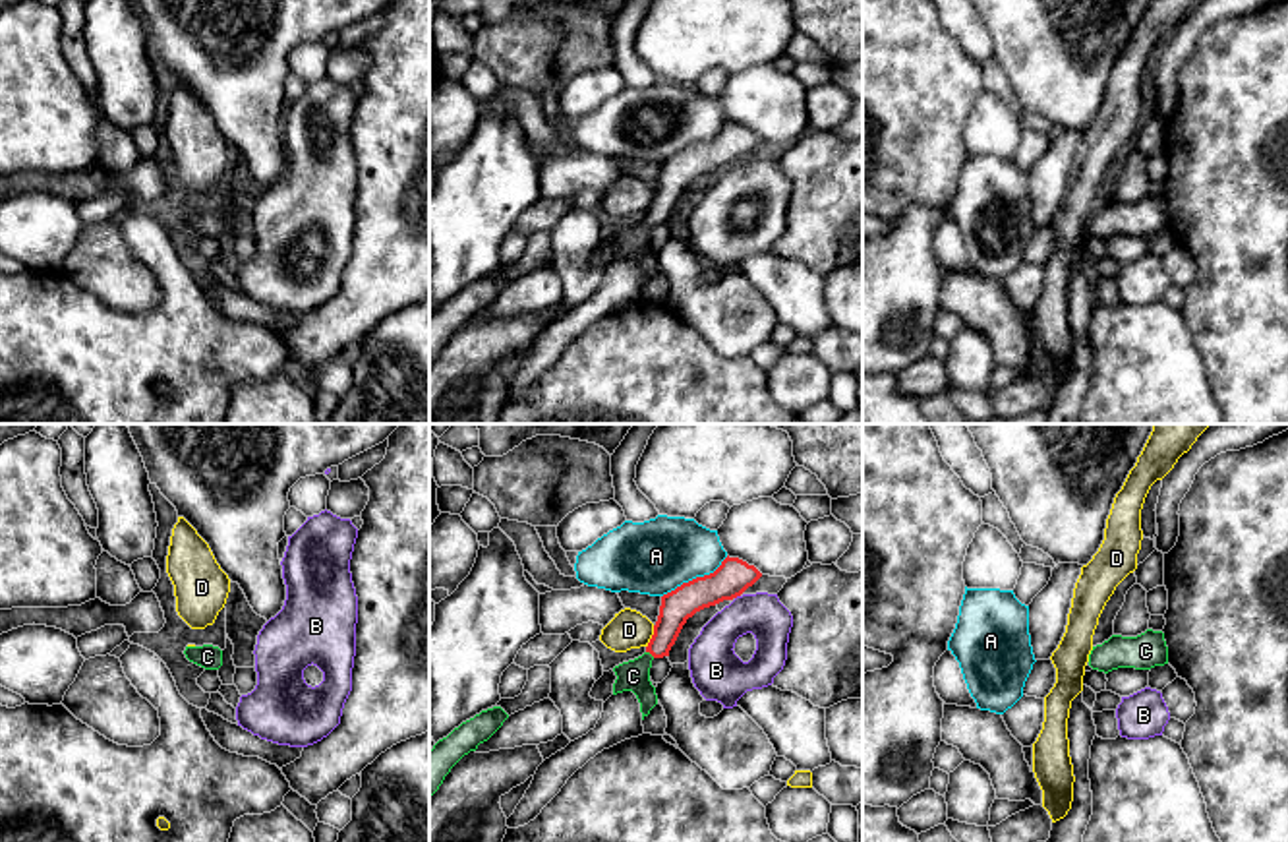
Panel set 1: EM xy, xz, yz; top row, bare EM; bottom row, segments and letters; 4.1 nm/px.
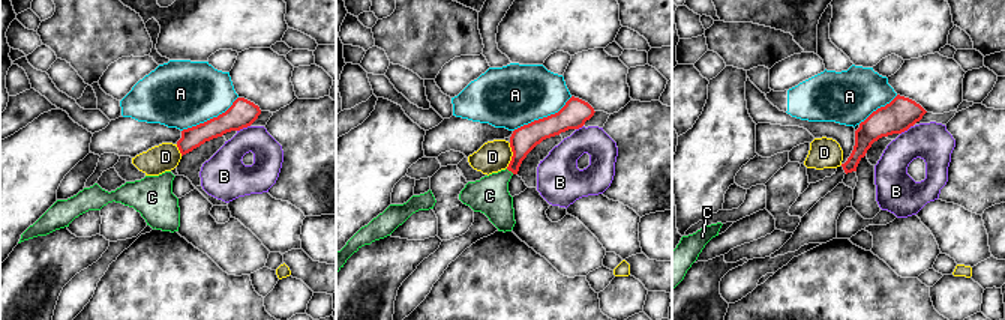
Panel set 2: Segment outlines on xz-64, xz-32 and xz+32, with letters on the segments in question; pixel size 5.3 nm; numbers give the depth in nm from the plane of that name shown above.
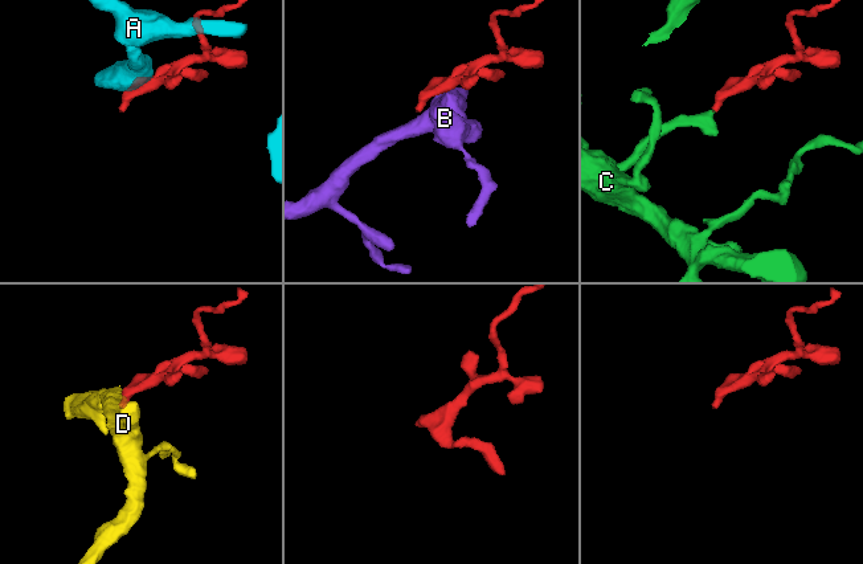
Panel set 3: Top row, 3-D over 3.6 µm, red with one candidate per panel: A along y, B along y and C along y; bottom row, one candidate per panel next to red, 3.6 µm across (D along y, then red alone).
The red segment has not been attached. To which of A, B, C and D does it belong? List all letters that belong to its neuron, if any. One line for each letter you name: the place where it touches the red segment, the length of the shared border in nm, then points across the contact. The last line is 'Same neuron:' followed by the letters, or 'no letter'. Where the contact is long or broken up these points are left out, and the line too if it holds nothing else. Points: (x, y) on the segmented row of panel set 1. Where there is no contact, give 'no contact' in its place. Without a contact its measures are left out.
C: meets red in xz at (650, 653); contact 50 nm long; runs through xz (679, 604), (662, 641), (650, 653), (633, 676)
Same neuron: C

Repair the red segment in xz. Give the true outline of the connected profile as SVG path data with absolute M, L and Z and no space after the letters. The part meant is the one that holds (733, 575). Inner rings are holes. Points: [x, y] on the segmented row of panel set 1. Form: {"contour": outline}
{"contour": "M727 556L714 573L696 577L663 594L646 652L613 668L617 676L613 695L632 691L644 720L658 705L656 687L650 681L652 660L669 656L688 617L704 608L741 596L760 577L762 573L754 565Z"}

